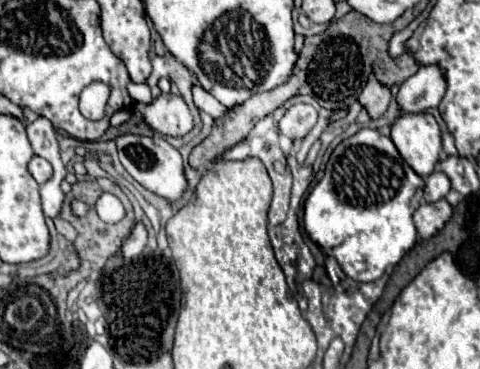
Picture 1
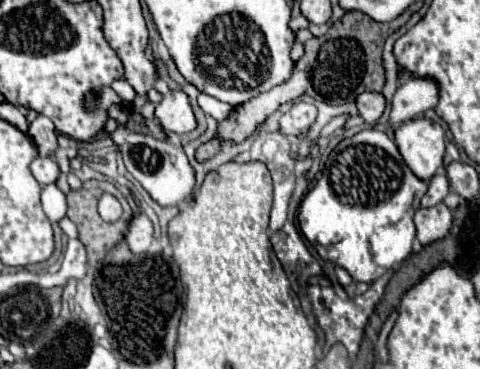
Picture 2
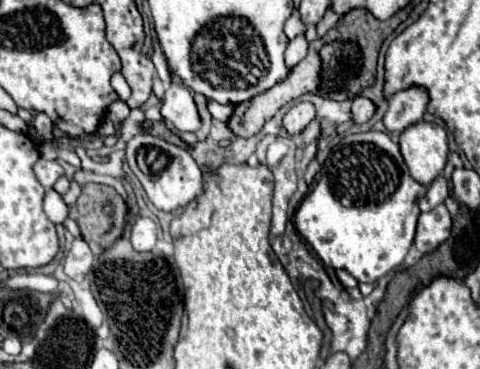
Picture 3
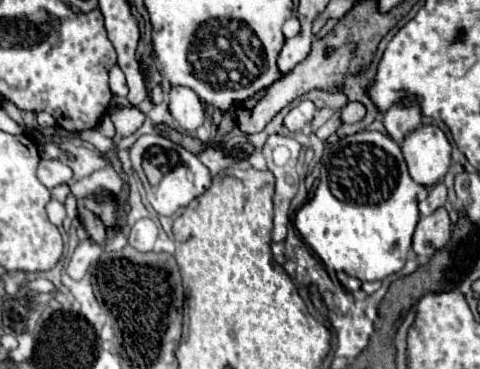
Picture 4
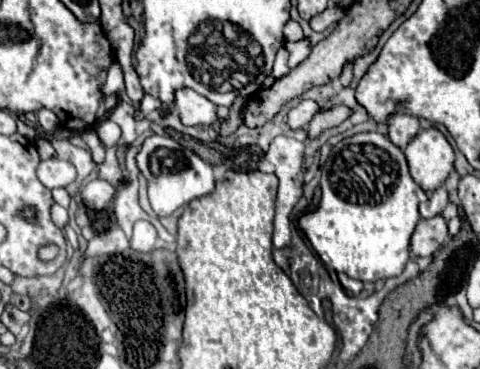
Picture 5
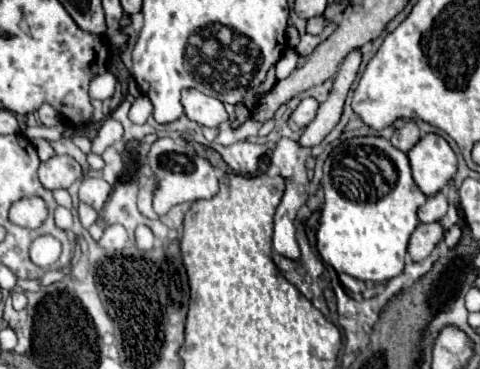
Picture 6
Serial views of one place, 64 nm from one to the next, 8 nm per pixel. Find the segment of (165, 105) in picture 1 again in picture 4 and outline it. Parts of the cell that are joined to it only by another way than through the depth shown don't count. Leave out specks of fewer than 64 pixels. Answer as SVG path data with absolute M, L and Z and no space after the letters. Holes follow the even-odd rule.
M174 86L170 88L168 98L168 112L182 130L192 132L204 122L204 104L190 88Z

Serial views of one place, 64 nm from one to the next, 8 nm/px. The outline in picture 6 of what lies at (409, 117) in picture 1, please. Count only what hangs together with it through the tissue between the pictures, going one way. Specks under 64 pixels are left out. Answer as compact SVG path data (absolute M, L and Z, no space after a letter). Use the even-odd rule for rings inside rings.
M434 132L424 134L414 144L414 148L408 152L408 160L414 182L426 196L440 192L454 178L458 164L450 144Z

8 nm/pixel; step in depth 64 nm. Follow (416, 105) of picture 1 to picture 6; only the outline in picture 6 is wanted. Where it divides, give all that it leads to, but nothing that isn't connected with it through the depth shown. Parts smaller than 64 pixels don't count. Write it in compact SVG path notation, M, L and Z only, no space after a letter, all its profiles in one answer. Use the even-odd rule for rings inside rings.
M406 120L402 128L394 130L394 134L392 134L392 144L394 144L398 150L408 152L408 150L418 142L418 138L420 138L420 128L416 126L414 120Z

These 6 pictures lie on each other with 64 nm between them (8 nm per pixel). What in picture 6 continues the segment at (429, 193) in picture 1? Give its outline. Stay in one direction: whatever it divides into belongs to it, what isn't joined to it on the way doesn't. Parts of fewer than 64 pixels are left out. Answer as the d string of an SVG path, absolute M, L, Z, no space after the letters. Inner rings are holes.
M438 192L436 196L430 196L424 206L420 206L420 210L418 210L418 220L420 220L420 222L440 220L440 218L446 214L446 208L448 208L446 194L444 194L444 192Z

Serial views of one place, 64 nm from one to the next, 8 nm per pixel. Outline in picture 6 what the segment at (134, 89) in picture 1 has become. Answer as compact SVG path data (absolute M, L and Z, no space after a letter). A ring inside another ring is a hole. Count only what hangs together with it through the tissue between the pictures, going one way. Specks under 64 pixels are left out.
M112 72L96 76L96 80L92 80L92 84L90 84L92 100L108 100L108 98L112 98L112 94L116 90L116 84L118 84L118 78Z

